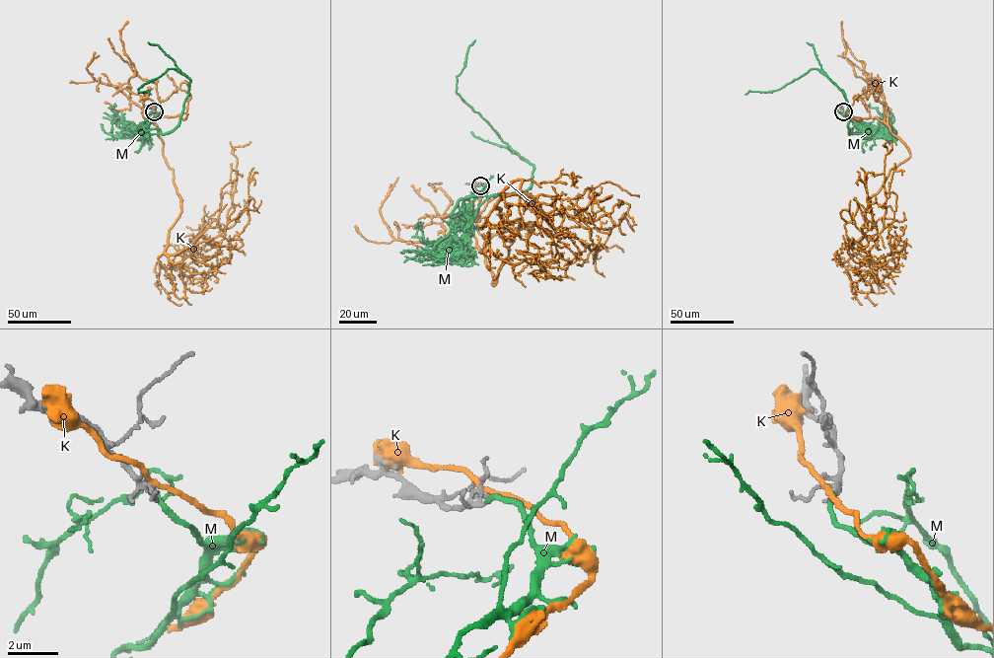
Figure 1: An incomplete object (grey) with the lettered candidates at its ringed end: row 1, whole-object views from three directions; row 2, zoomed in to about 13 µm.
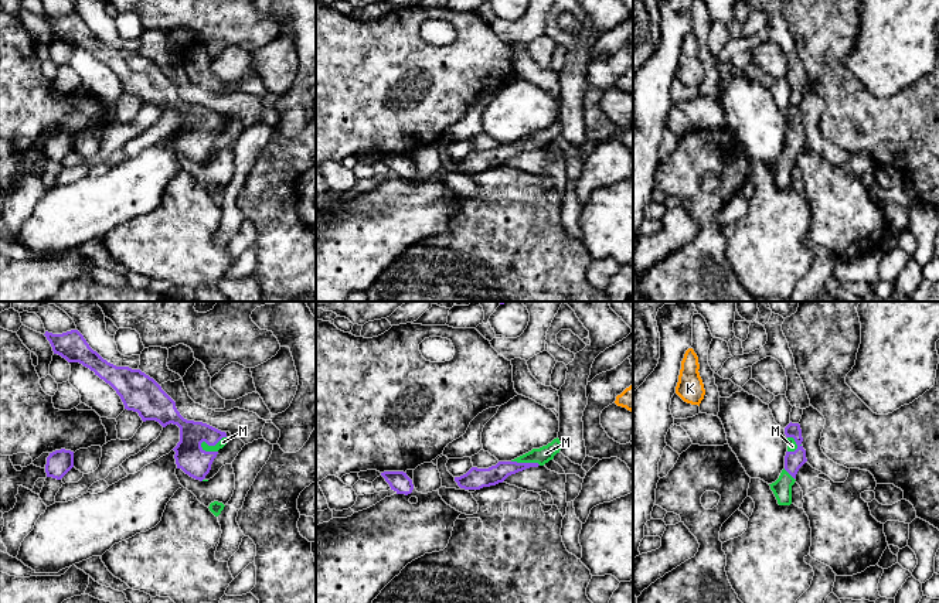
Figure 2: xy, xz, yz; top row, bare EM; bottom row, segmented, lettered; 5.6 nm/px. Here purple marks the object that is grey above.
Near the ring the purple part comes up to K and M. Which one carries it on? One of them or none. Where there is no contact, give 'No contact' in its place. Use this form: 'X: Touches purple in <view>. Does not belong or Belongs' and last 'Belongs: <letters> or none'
K: No contact. Does not belong
M: Touches purple in xy. Belongs
Belongs: M

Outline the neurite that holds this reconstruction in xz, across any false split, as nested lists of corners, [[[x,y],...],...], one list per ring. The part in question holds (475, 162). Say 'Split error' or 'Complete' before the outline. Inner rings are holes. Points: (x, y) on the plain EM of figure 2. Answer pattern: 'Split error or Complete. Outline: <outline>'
Split error. Outline: [[[554,122],[547,129],[533,132],[531,134],[511,143],[499,144],[489,151],[472,150],[466,157],[455,160],[455,164],[465,173],[480,173],[483,170],[496,168],[503,166],[508,159],[523,154],[530,150],[544,149],[554,142],[561,133],[559,122]]]

